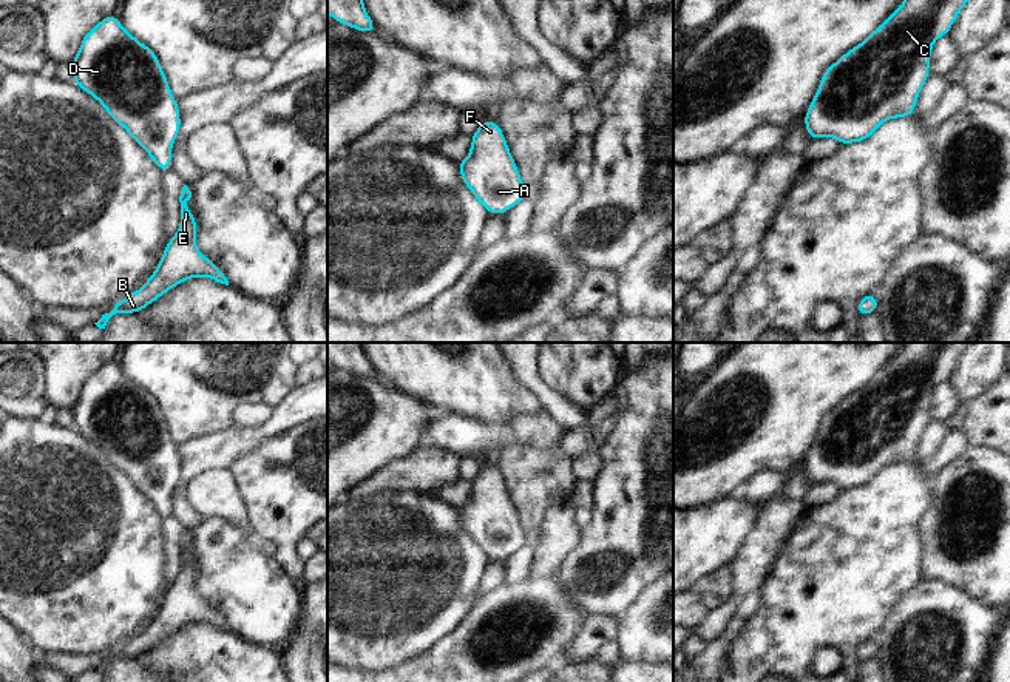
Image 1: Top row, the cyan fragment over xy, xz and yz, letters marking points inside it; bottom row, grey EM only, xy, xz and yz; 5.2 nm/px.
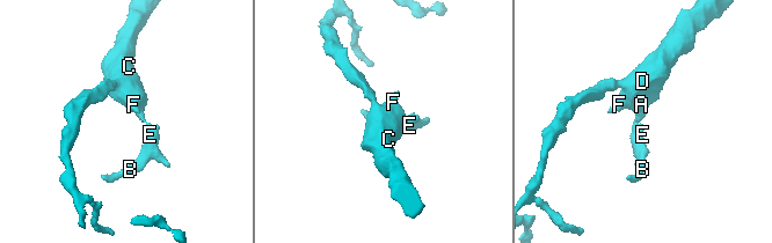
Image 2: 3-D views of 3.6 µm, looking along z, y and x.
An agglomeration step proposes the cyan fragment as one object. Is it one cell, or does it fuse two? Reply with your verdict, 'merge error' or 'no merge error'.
no merge error

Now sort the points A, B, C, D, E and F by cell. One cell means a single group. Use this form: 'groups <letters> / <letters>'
groups A B C D E F

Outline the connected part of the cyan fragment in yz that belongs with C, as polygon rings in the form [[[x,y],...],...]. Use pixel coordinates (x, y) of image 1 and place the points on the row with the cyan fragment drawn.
[[[905,0],[862,43],[825,69],[803,117],[808,139],[834,137],[839,145],[859,143],[890,119],[916,113],[919,93],[930,77],[934,42],[950,29],[970,0]]]

